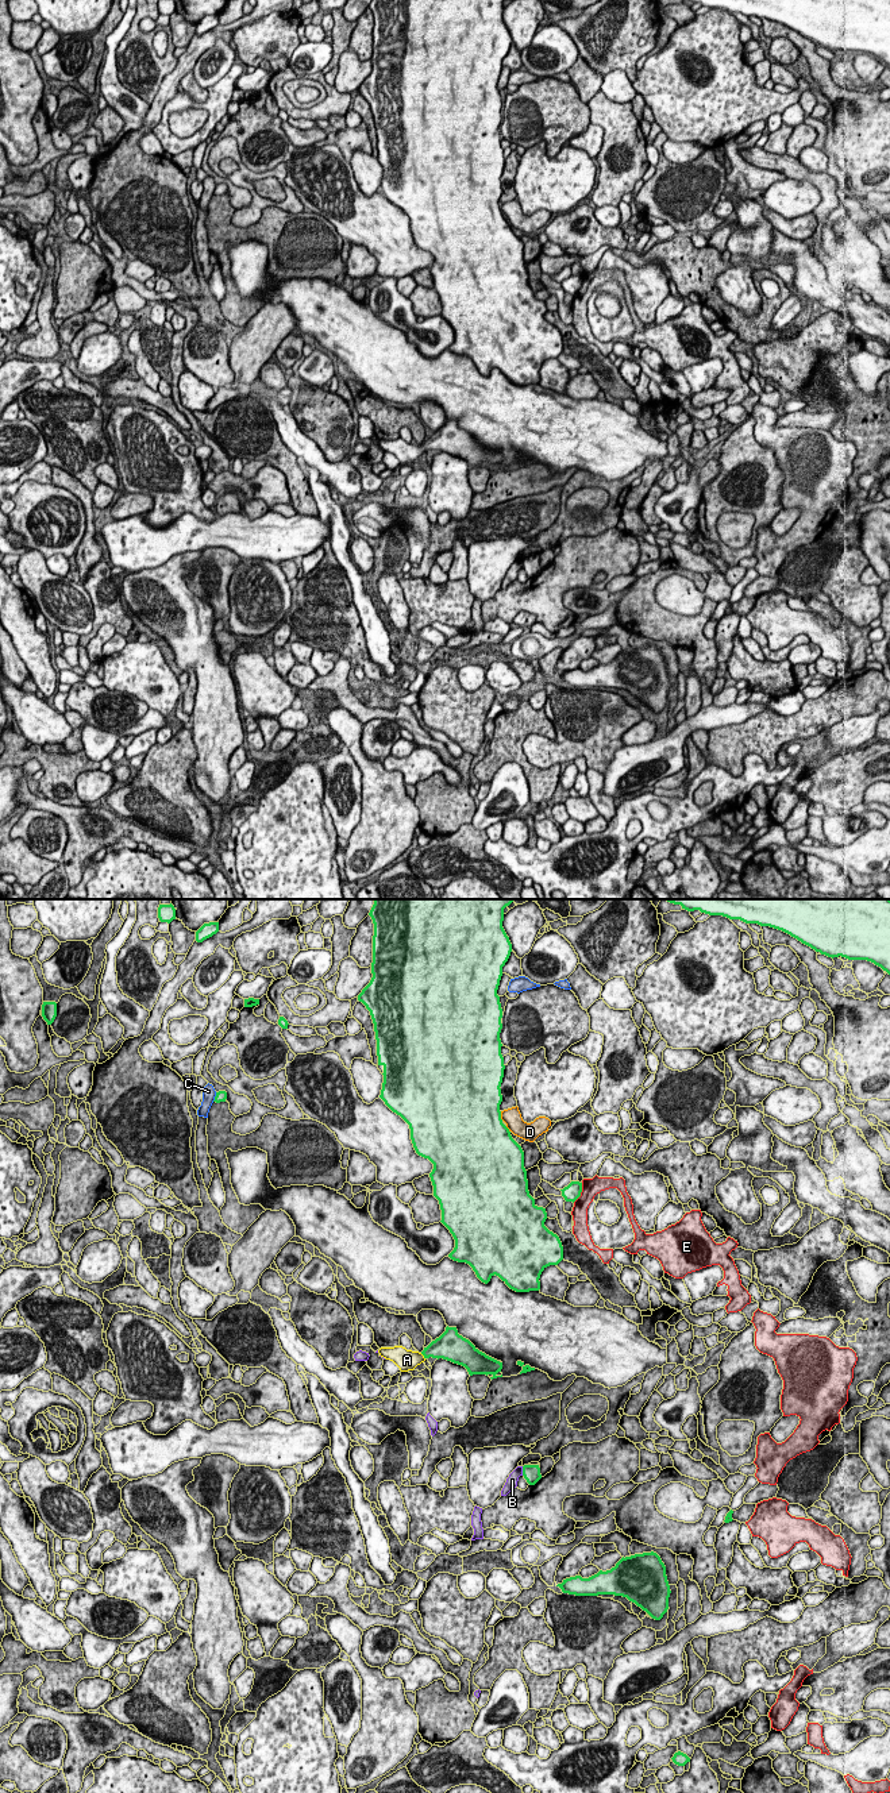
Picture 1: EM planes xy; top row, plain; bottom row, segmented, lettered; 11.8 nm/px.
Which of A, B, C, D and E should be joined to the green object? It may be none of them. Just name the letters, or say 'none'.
A

